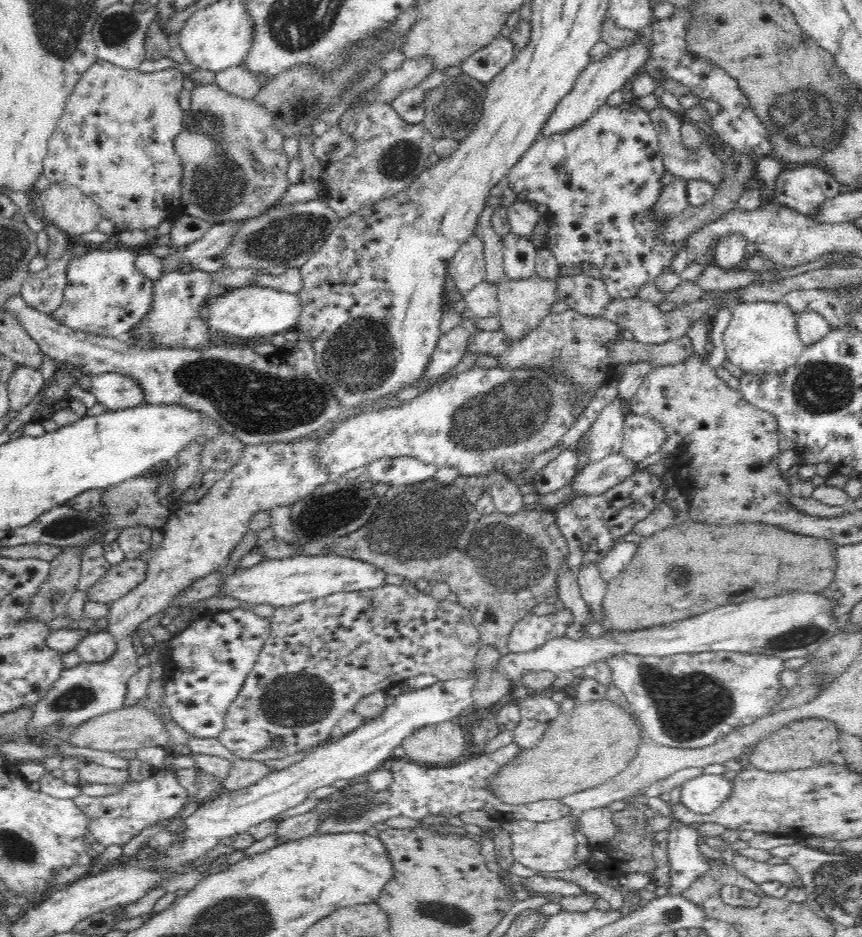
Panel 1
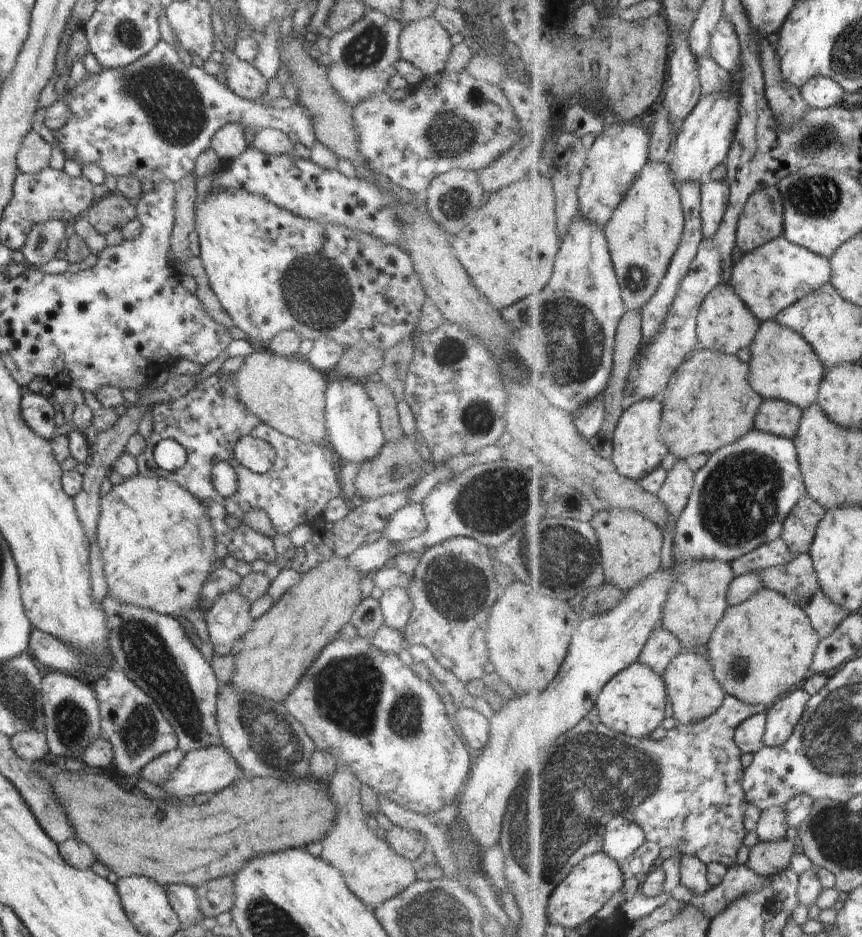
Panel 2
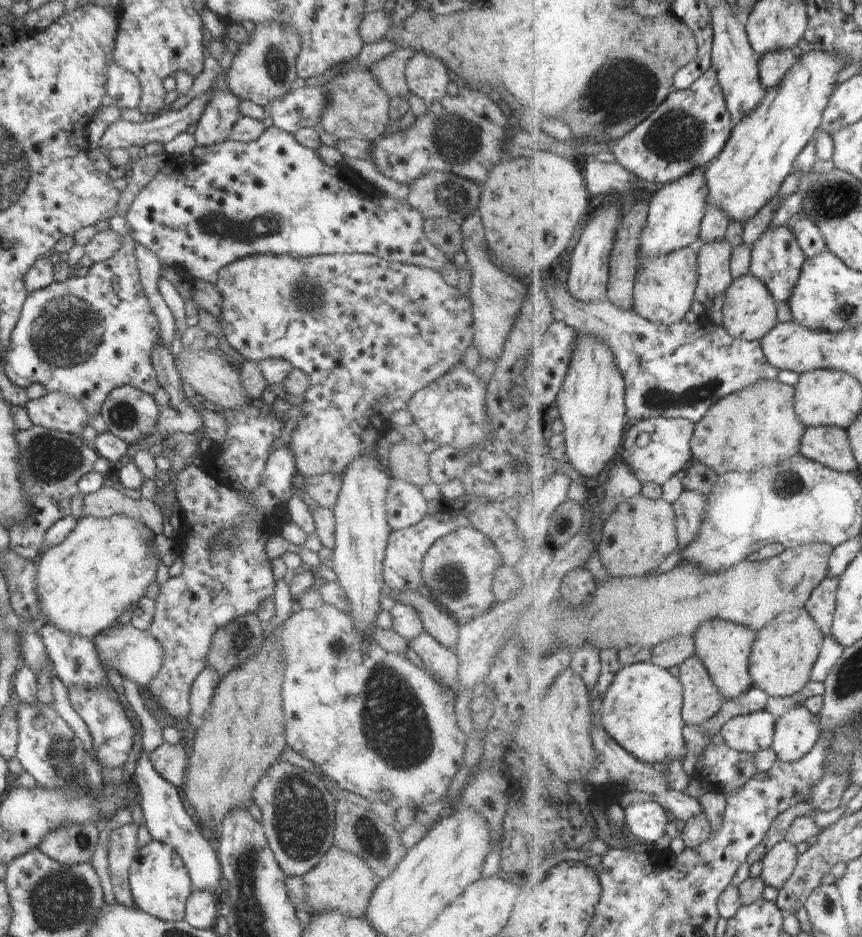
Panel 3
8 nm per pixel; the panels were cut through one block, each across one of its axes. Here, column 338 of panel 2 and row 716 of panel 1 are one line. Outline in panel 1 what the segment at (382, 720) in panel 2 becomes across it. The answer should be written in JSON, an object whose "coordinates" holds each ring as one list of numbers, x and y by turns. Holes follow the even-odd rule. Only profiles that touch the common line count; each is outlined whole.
{"coordinates":[[712,651,703,653,682,653,672,654,670,656,640,656,639,654,616,654,616,656,610,656,611,658,606,662,607,666,612,670,613,684,618,687,627,700,627,708,638,718,642,732,648,737,652,738,654,742,661,744,662,746,671,746,674,748,702,748,704,746,710,746,715,742,718,742,722,738,726,738,733,729,737,729,741,726,753,723,755,720,766,716,772,706,780,704,783,696,780,695,781,681,780,674,786,669,785,660,778,657,768,656,767,654,760,653,741,653,741,652,728,652,728,651]]}

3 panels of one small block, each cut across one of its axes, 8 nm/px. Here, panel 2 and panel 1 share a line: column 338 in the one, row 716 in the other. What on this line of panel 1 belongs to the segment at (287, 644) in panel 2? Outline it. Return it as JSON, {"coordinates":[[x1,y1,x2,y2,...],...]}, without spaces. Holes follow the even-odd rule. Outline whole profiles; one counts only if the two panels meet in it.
{"coordinates":[[607,698,601,701,577,703,572,710,561,712,550,722,536,746,521,749,513,760,509,760,497,770,497,773,493,774,489,782,491,793,506,804,519,806,540,800,556,800,568,794,576,794,576,792,600,786,628,768,637,755,642,734,638,719,632,713,628,713,626,708,622,709]]}

